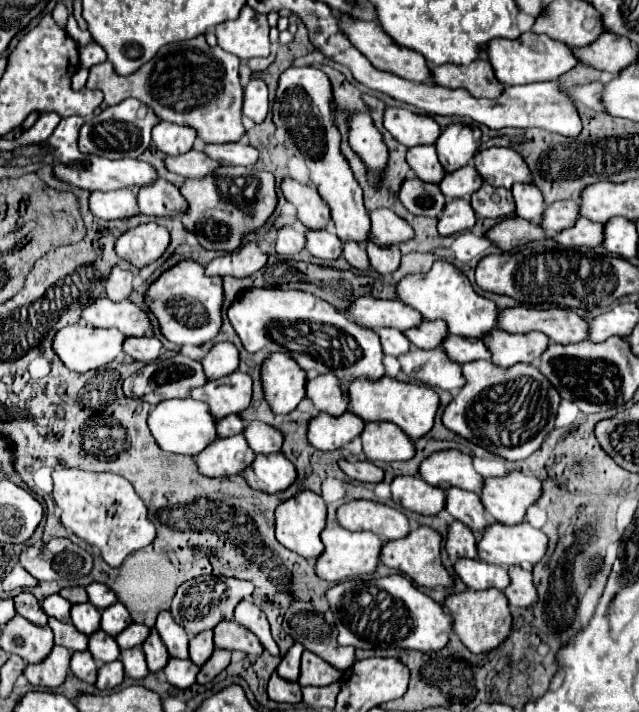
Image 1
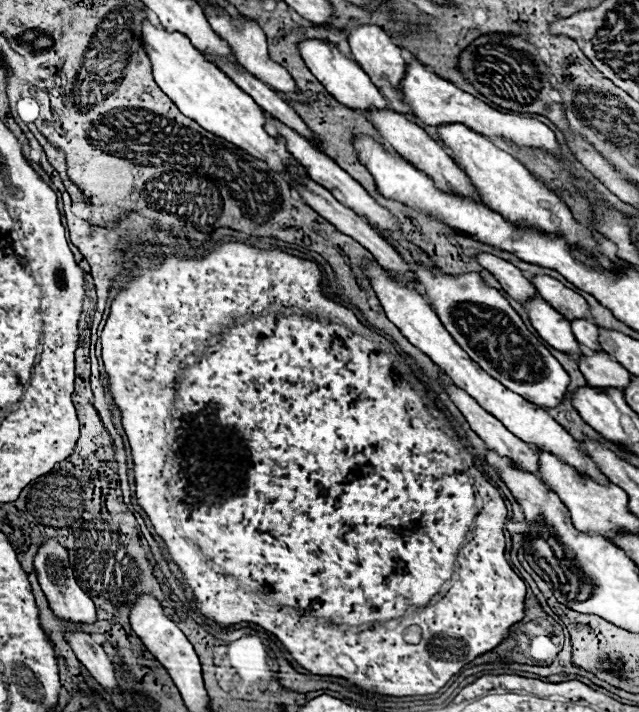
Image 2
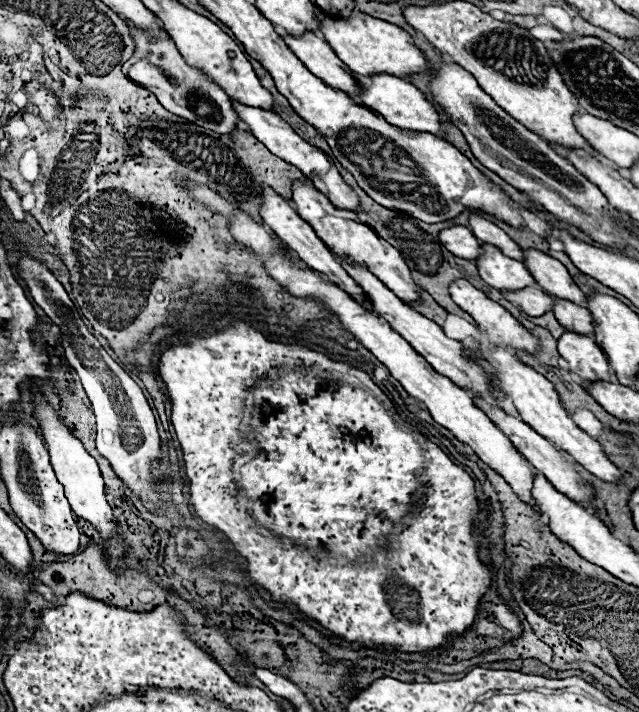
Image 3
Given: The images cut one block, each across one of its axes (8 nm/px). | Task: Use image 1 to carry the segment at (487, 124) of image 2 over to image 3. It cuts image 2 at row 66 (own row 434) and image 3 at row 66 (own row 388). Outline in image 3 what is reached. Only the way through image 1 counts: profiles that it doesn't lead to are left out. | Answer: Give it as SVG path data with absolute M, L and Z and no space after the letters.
M318 12L318 16L322 20L320 32L324 34L324 40L332 46L332 50L340 56L340 60L356 74L362 76L390 74L390 76L408 78L412 74L428 74L432 70L432 62L422 54L420 48L414 46L412 36L396 24L376 20L362 12L354 12L348 20L342 20L338 16L328 16L324 12Z

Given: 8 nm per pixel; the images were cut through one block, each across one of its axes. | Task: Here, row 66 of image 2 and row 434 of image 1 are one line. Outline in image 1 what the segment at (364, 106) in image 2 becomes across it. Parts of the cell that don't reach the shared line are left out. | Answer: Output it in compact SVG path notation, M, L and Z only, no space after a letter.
M346 412L338 418L320 414L308 426L308 440L318 450L338 450L350 444L364 430L364 420Z

